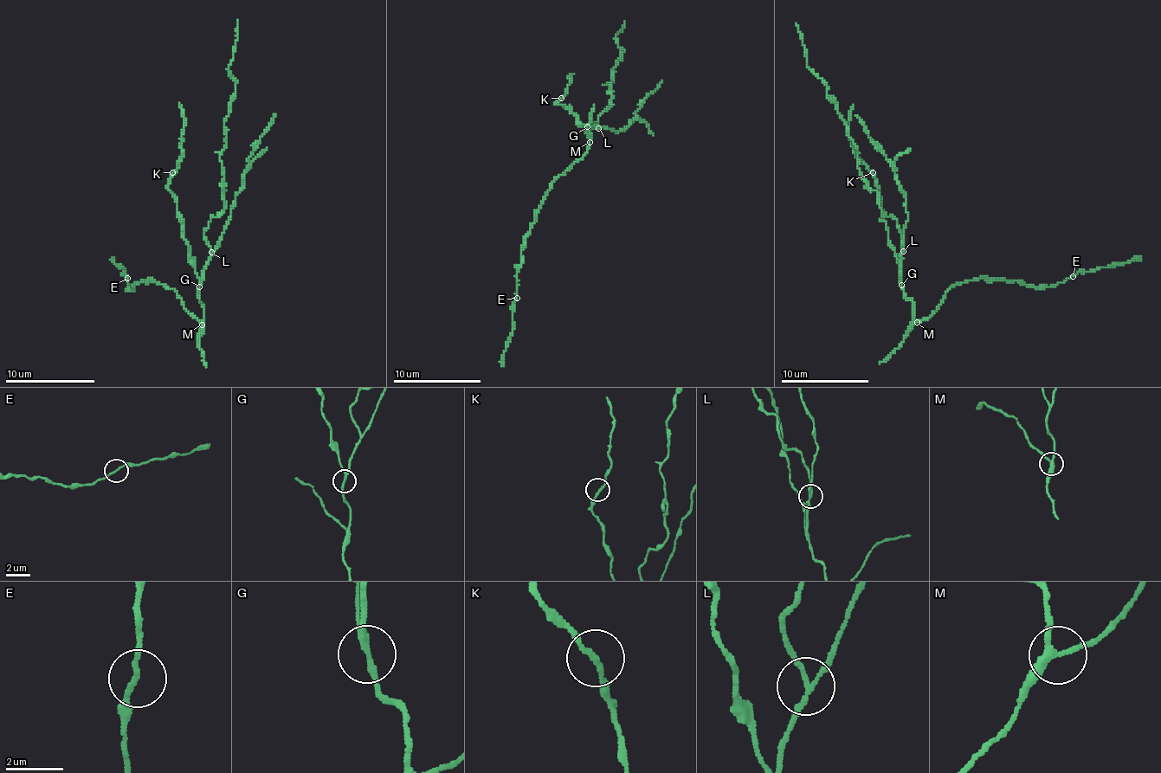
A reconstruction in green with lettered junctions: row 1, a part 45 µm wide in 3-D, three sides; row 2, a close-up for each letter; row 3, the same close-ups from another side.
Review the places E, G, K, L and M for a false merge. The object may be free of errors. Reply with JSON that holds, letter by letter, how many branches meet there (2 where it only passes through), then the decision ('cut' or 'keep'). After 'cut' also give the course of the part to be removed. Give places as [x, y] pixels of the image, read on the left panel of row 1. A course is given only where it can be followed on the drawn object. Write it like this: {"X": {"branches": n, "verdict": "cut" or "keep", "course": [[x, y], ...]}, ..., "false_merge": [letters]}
{"E": {"branches": 2, "verdict": "keep"}, "G": {"branches": 3, "verdict": "keep"}, "K": {"branches": 2, "verdict": "keep"}, "L": {"branches": 3, "verdict": "cut", "course": [[210, 253], [203, 230], [224, 208], [220, 152], [226, 143], [224, 120], [235, 92], [228, 69], [237, 20]]}, "M": {"branches": 3, "verdict": "keep"}, "false_merge": ["L"]}

